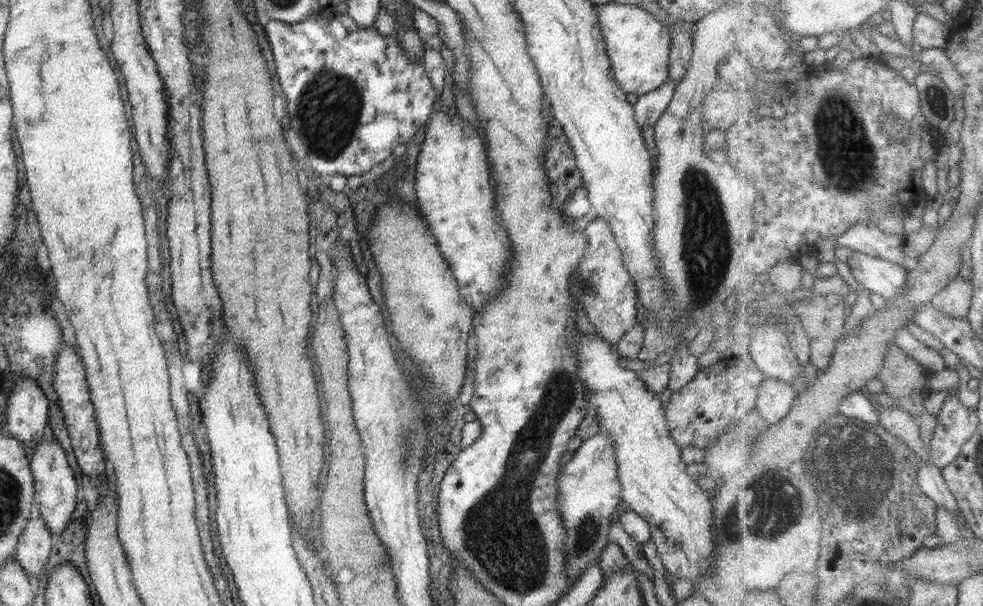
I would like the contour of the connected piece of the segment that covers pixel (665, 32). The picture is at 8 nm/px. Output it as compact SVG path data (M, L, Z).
M614 1L597 5L595 11L614 78L625 93L648 94L669 79L671 31L663 22L642 7Z

